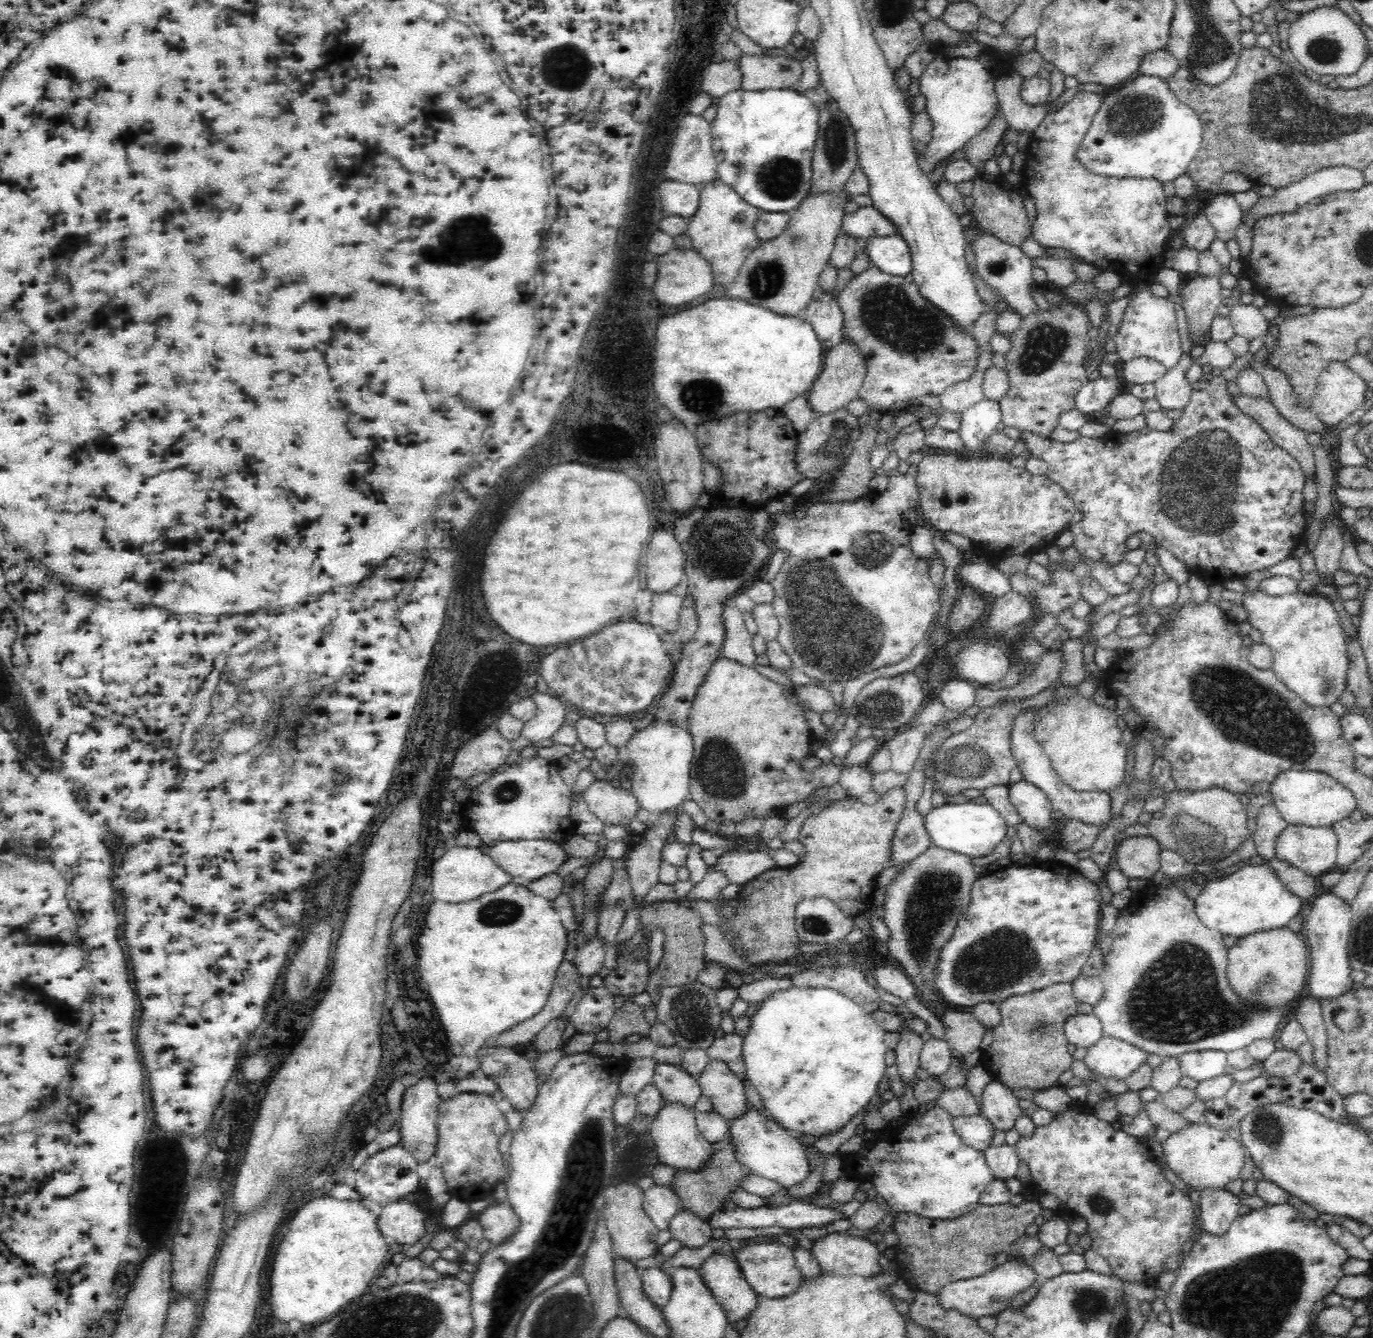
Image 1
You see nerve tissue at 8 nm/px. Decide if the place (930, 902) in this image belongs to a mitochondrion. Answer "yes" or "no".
yes

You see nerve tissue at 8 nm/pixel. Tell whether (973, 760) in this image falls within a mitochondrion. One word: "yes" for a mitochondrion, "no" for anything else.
yes

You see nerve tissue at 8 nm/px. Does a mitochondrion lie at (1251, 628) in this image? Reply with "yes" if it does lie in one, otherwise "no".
no

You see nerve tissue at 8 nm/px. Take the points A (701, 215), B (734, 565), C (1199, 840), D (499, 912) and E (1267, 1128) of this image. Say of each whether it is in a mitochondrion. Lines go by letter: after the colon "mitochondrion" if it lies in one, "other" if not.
A: other
B: mitochondrion
C: mitochondrion
D: mitochondrion
E: mitochondrion

